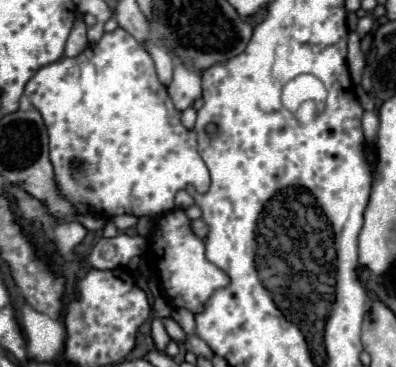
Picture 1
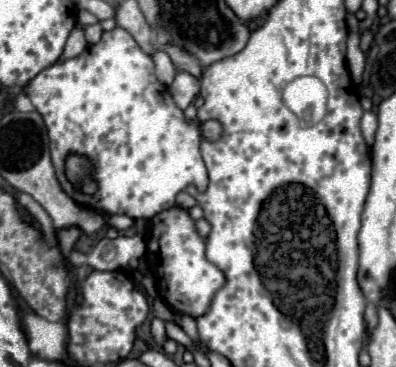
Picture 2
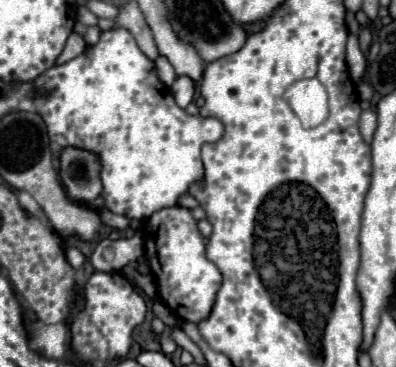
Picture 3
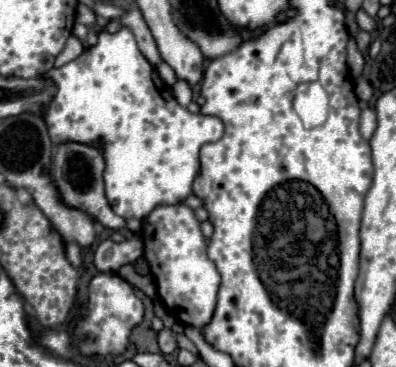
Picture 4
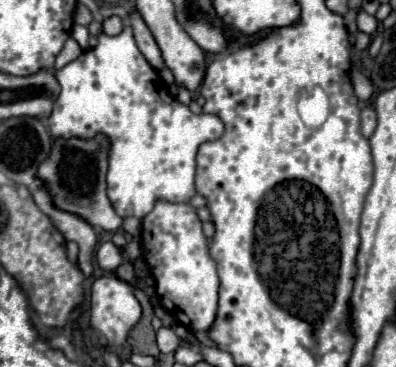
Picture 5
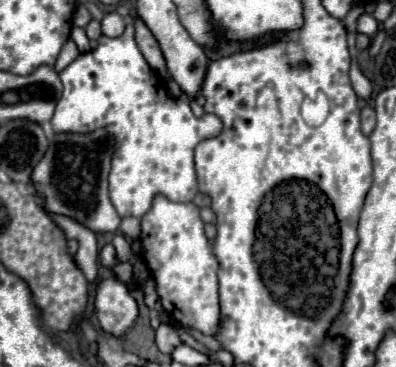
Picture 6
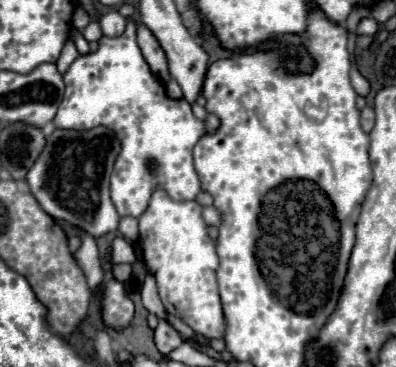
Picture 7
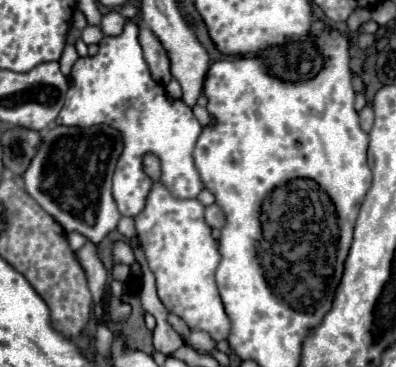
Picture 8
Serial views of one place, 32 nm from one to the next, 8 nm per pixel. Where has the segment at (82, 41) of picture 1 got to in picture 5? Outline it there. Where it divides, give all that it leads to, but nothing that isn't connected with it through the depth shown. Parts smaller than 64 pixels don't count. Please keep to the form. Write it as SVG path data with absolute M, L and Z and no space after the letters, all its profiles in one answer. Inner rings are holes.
M68 38L68 40L66 40L66 44L64 44L64 48L62 48L62 52L60 52L60 54L58 54L58 58L56 58L54 68L56 68L56 70L64 68L68 62L76 60L80 54L82 54L82 50L80 50L80 46L76 44L76 40L74 40L74 38Z

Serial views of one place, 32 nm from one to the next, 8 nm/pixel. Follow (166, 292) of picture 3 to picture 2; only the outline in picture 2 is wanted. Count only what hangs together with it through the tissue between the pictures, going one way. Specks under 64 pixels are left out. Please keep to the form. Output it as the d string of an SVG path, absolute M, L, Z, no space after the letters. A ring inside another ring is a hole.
M168 208L158 212L148 226L146 258L160 282L160 294L176 314L188 314L194 320L204 316L212 304L212 296L224 284L224 274L206 260L204 238L196 232L196 224L186 208Z

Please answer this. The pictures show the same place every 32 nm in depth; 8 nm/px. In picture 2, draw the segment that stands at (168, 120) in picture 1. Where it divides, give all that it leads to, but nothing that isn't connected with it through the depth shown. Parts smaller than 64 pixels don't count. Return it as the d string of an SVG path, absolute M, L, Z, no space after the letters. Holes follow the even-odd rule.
M116 26L114 30L104 32L100 42L88 46L80 56L66 62L56 62L50 68L42 70L32 82L28 82L26 94L46 122L52 162L56 166L58 180L64 192L78 204L90 206L100 214L126 214L134 220L140 220L152 218L158 212L172 208L176 204L176 196L190 184L198 186L198 190L206 188L208 176L200 156L200 144L202 140L220 138L220 122L186 120L184 112L174 104L168 88L156 78L152 58L140 50L136 40L128 32L124 32L124 28ZM70 152L86 154L94 162L98 192L92 198L74 192L66 182L64 158Z

